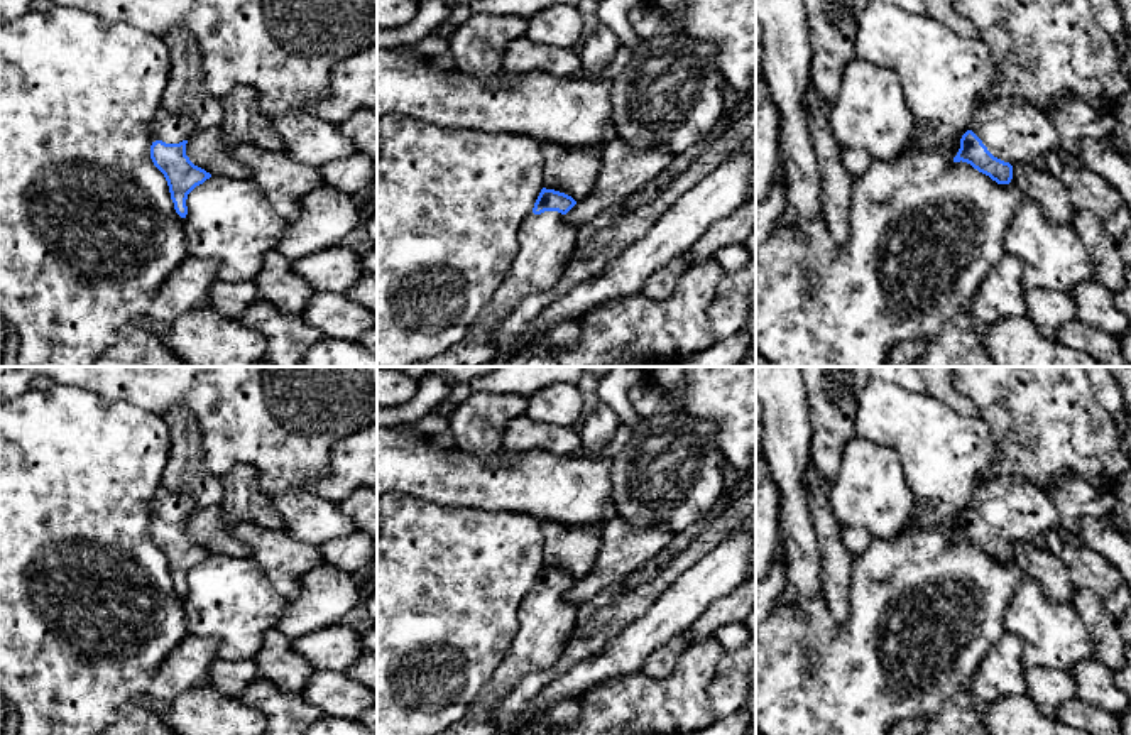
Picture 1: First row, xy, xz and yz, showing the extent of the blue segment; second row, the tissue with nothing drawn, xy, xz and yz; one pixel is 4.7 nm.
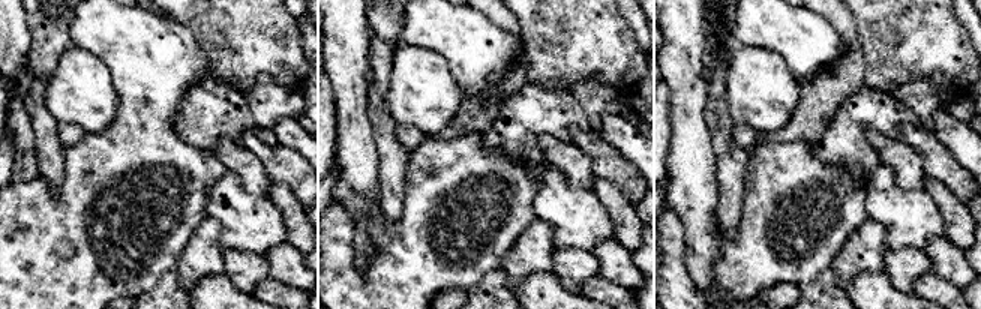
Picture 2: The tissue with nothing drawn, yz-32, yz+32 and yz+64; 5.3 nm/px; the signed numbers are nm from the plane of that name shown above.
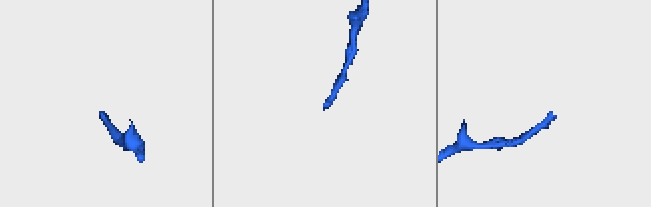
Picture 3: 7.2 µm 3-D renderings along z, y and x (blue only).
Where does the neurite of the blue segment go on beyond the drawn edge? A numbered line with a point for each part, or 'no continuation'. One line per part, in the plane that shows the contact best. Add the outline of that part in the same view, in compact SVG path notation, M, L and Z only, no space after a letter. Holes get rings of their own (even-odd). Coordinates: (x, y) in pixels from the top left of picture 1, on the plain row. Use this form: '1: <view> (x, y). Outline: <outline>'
1: yz (1015, 511). Outline: M1011 476L986 480L972 500L972 510L987 529L1011 544L1045 546L1048 531L1063 529L1058 512L1043 487Z

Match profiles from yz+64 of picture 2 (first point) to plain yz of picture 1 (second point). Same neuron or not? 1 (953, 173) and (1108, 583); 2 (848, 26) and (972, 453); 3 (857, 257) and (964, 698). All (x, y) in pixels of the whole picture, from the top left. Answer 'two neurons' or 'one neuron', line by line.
1: one neuron
2: two neurons
3: two neurons

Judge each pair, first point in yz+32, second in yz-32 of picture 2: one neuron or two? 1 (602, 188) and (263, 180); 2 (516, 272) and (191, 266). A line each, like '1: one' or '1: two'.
1: two
2: one

